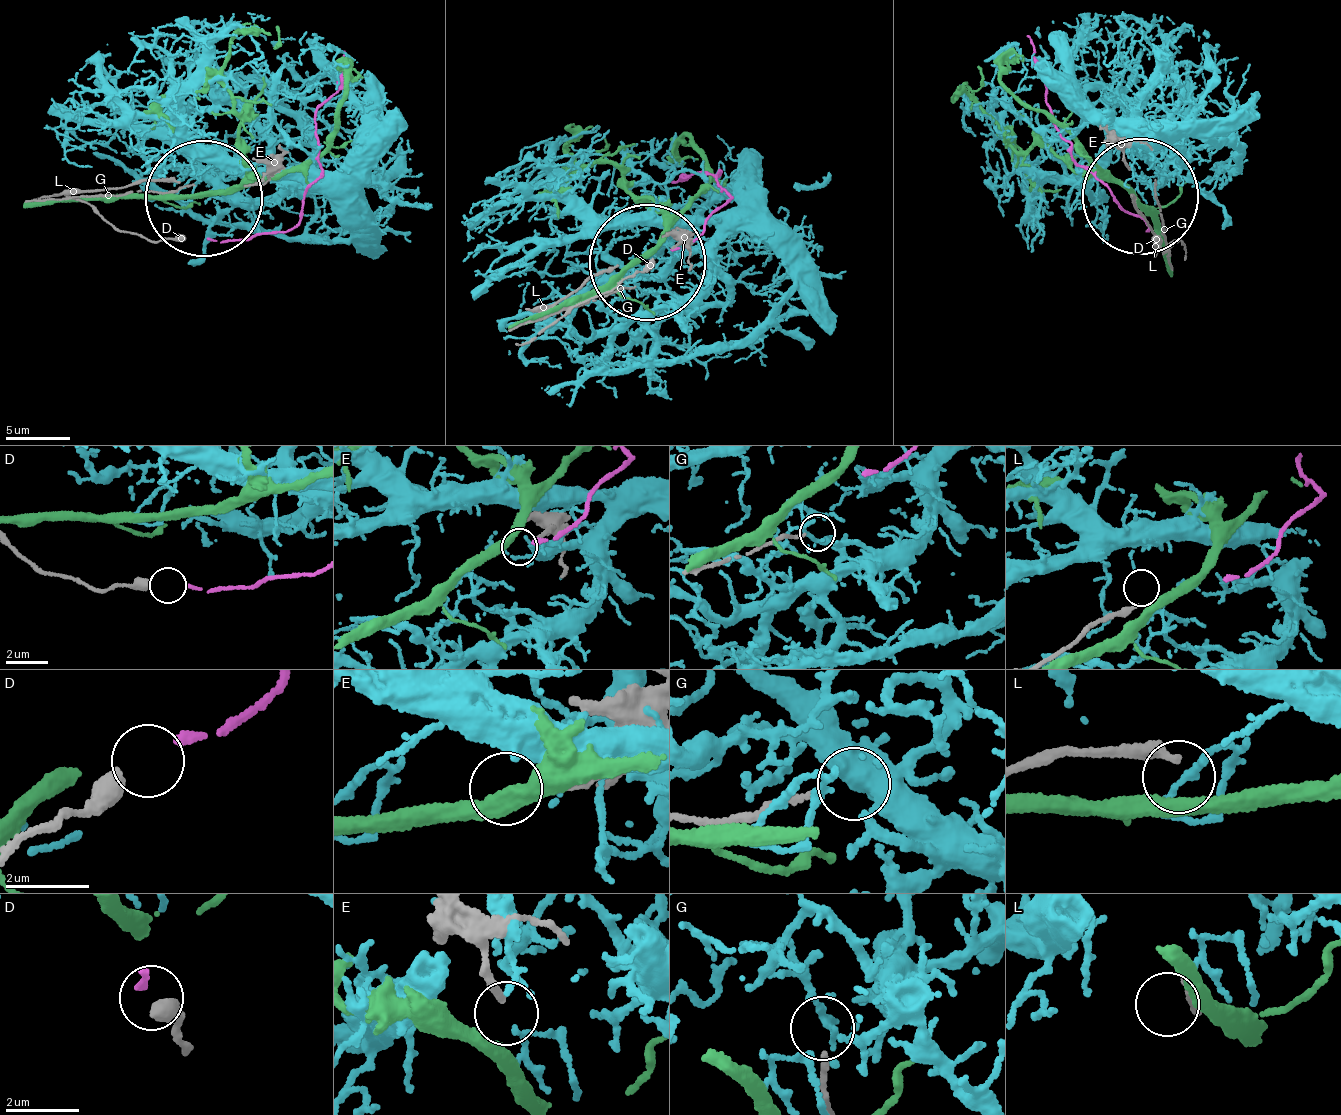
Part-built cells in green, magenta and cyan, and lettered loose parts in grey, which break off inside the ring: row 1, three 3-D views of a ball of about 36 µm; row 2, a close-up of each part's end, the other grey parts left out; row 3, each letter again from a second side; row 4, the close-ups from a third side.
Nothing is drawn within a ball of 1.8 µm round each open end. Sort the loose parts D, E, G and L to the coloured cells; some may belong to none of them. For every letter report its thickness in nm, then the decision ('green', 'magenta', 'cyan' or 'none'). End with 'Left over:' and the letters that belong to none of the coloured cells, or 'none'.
D: 480 nm thick; magenta
E: 180 nm thick; green
G: 140 nm thick; none
L: 280 nm thick; none
Left over: G, L

